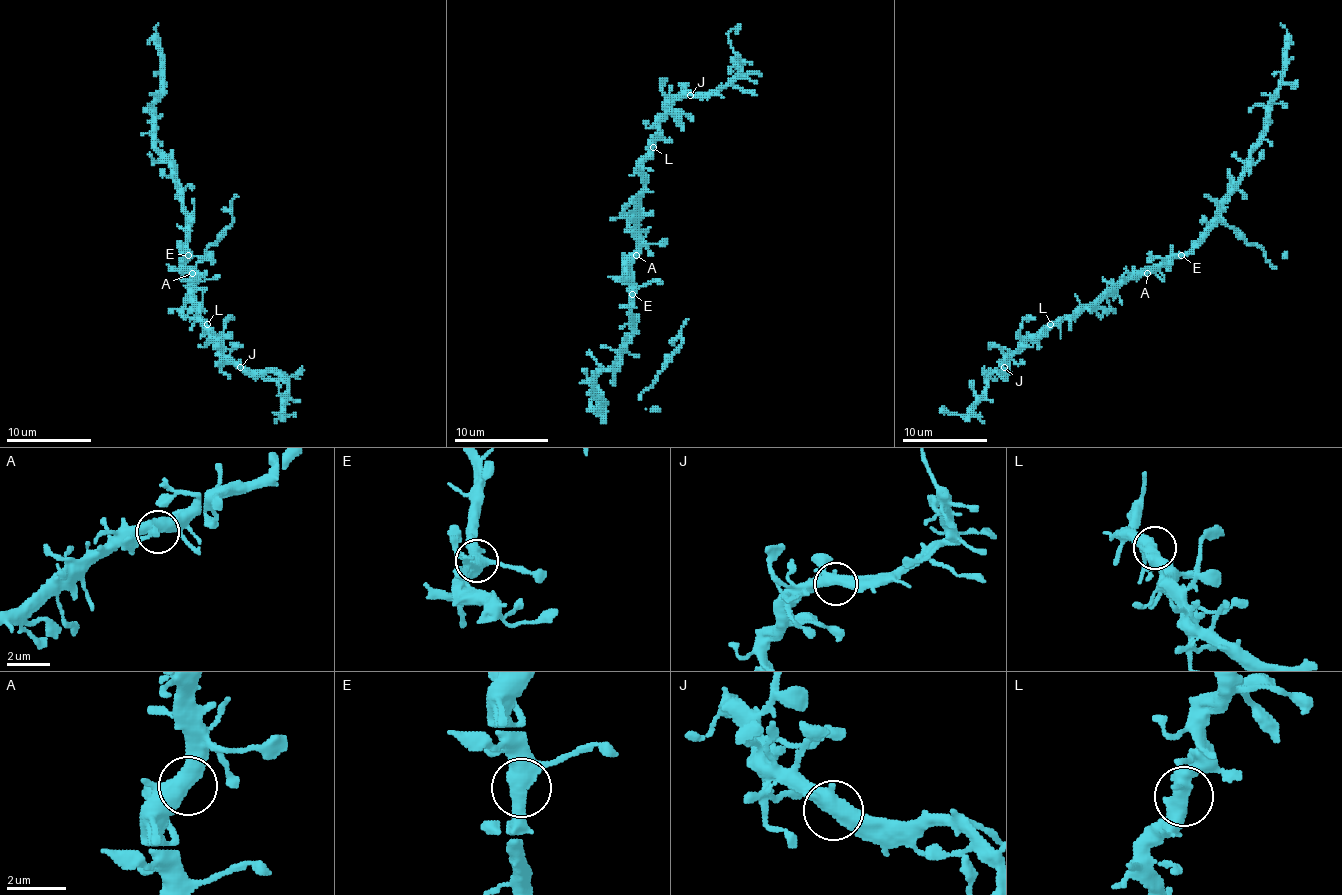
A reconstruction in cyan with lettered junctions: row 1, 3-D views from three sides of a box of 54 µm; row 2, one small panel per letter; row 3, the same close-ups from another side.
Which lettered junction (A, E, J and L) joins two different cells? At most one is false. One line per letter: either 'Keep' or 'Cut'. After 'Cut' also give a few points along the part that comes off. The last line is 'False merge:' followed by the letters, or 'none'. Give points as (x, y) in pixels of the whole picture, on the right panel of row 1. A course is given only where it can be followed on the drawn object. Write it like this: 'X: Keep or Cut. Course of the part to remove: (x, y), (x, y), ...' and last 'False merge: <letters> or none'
A: Keep
E: Keep
J: Keep
L: Keep
False merge: none

